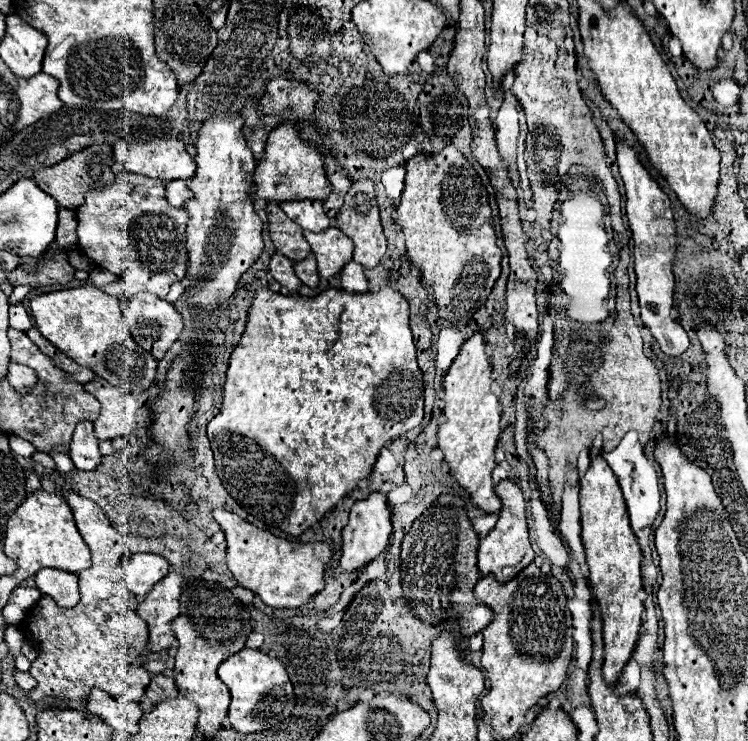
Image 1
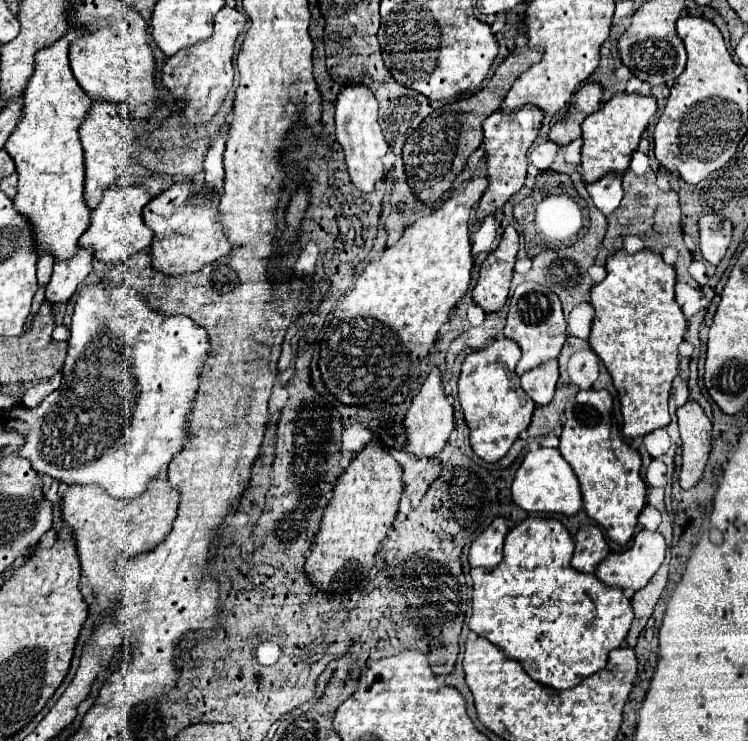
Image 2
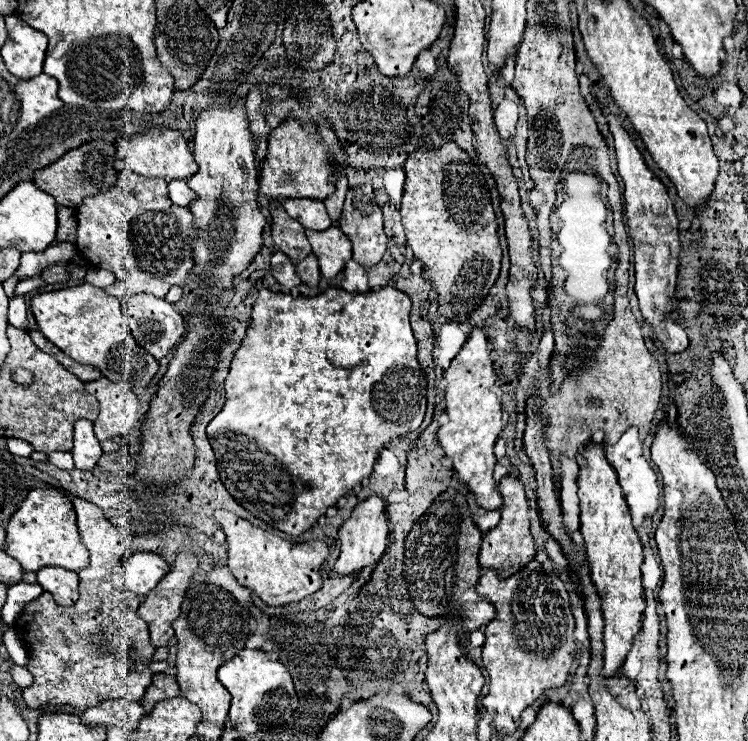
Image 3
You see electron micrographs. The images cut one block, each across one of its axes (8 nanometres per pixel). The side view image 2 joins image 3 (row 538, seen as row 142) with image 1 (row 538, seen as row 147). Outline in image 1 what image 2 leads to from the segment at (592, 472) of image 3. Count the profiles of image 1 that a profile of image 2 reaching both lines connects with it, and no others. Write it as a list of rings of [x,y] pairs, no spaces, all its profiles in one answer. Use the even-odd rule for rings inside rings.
[[[590,452],[590,466],[580,478],[580,510],[582,510],[582,540],[586,548],[586,564],[590,568],[590,588],[600,604],[604,624],[604,680],[616,682],[628,662],[642,622],[644,602],[640,598],[642,550],[630,528],[626,502],[618,480],[600,452]]]

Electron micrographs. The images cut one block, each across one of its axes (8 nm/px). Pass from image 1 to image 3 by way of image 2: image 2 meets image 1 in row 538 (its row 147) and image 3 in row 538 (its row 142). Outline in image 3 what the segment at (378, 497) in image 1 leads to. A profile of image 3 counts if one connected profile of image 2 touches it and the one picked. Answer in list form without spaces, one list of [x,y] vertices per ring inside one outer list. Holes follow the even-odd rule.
[[[370,496],[362,502],[358,502],[348,518],[348,522],[340,528],[340,558],[334,564],[334,570],[338,574],[350,574],[360,568],[366,568],[370,564],[376,564],[380,556],[386,550],[386,538],[388,538],[388,518],[386,518],[386,504],[380,496]]]

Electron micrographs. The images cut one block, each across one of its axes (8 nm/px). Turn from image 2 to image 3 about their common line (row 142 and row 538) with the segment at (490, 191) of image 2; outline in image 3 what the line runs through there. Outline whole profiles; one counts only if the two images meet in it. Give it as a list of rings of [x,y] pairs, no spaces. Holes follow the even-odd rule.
[[[506,476],[498,482],[498,492],[502,496],[502,520],[498,522],[496,528],[492,528],[484,538],[482,538],[482,546],[480,546],[480,566],[484,570],[496,570],[500,578],[510,578],[514,576],[518,570],[524,568],[524,564],[528,564],[530,560],[536,558],[536,548],[534,548],[534,540],[530,536],[530,520],[528,520],[528,502],[524,496],[524,486],[518,478],[514,476]]]

